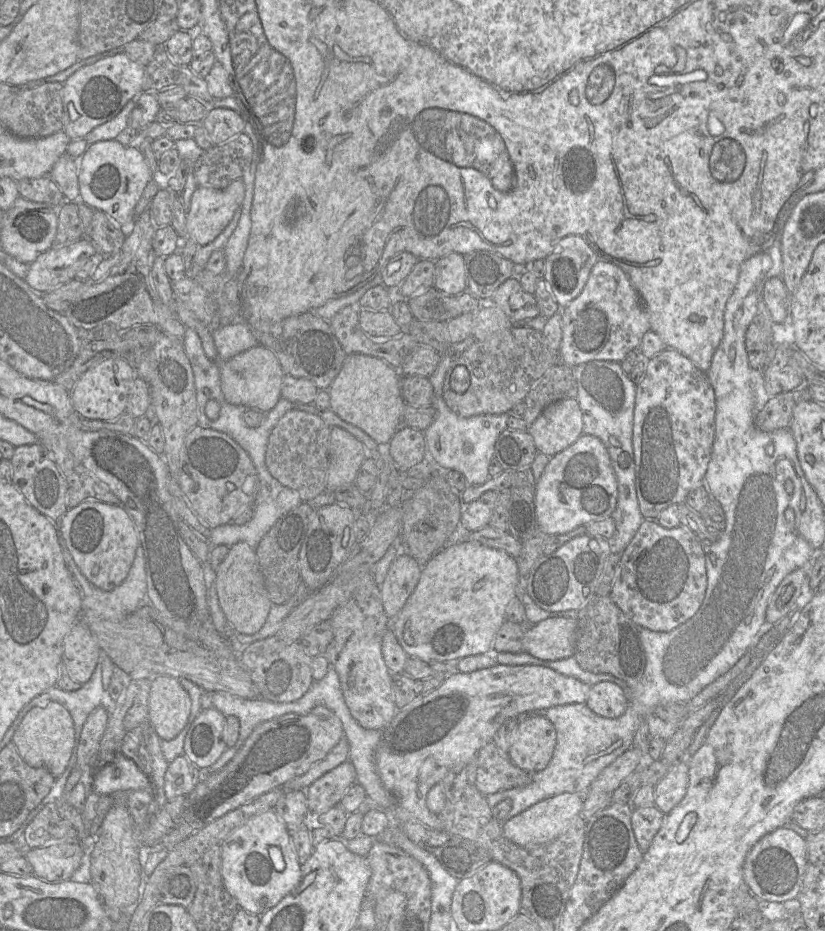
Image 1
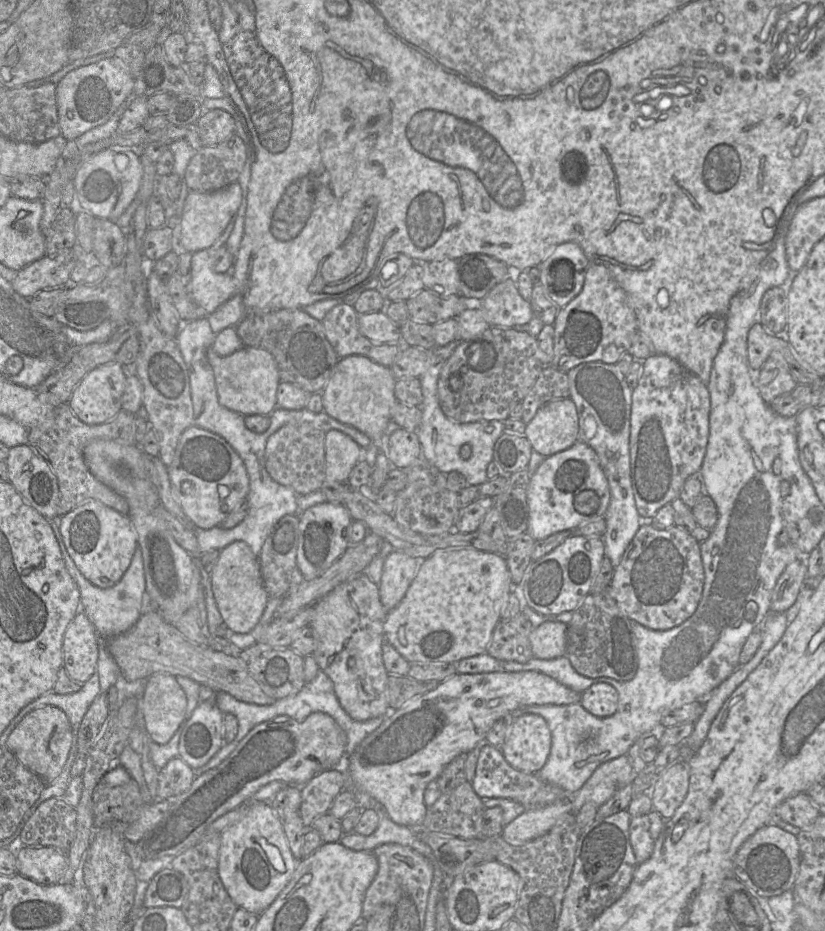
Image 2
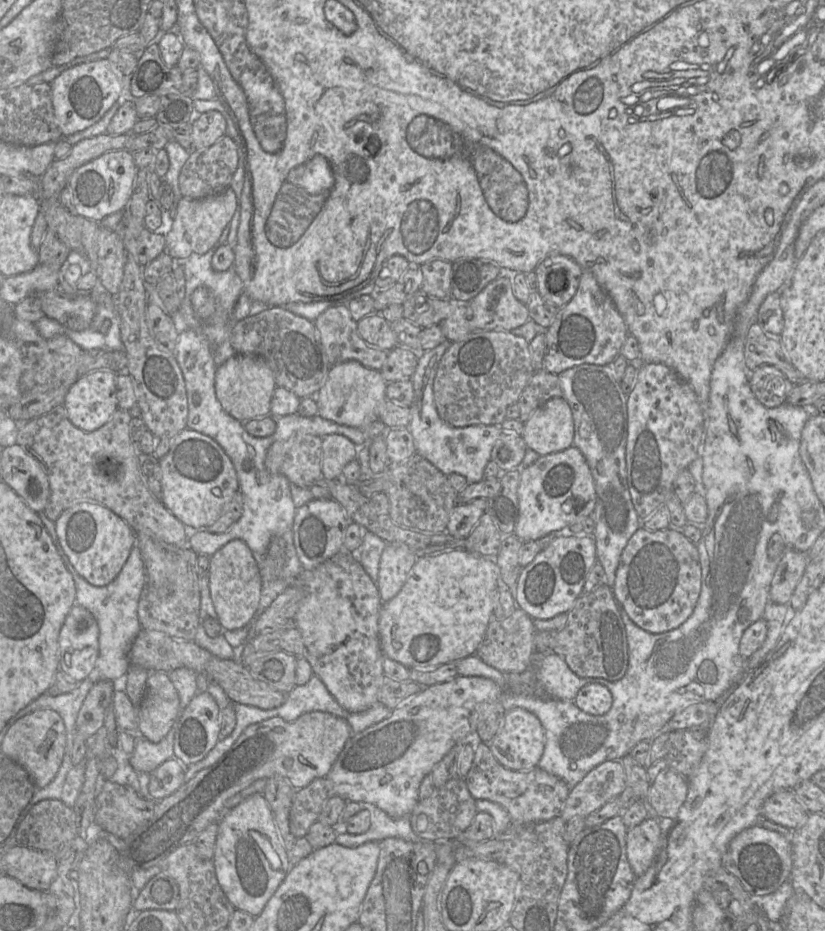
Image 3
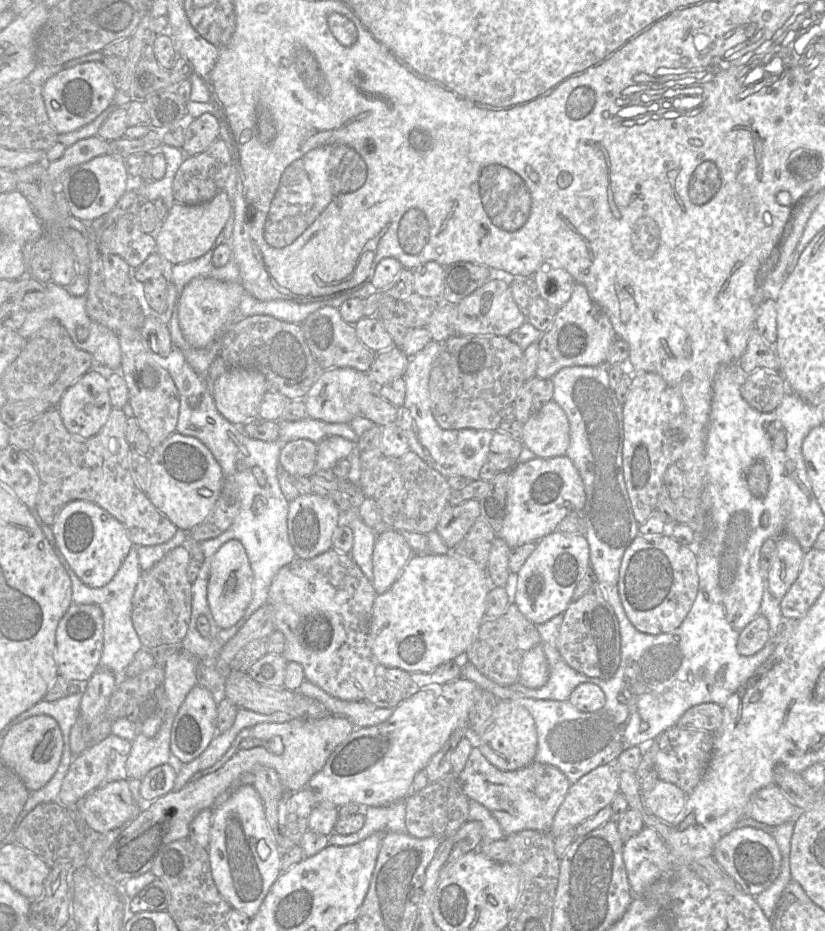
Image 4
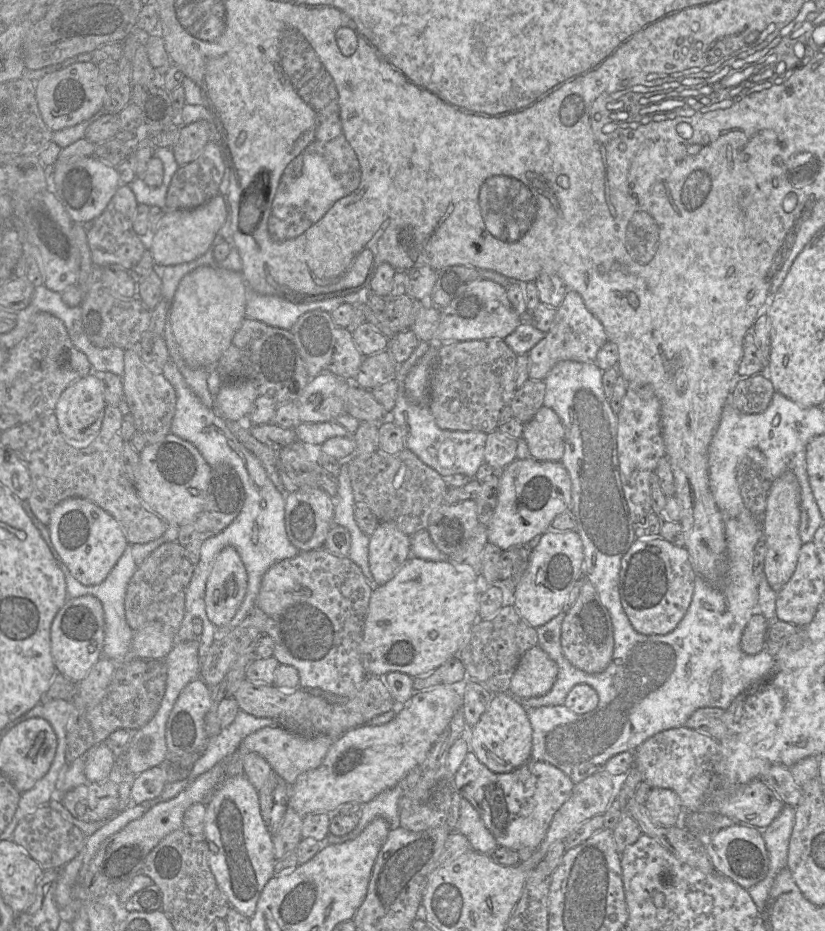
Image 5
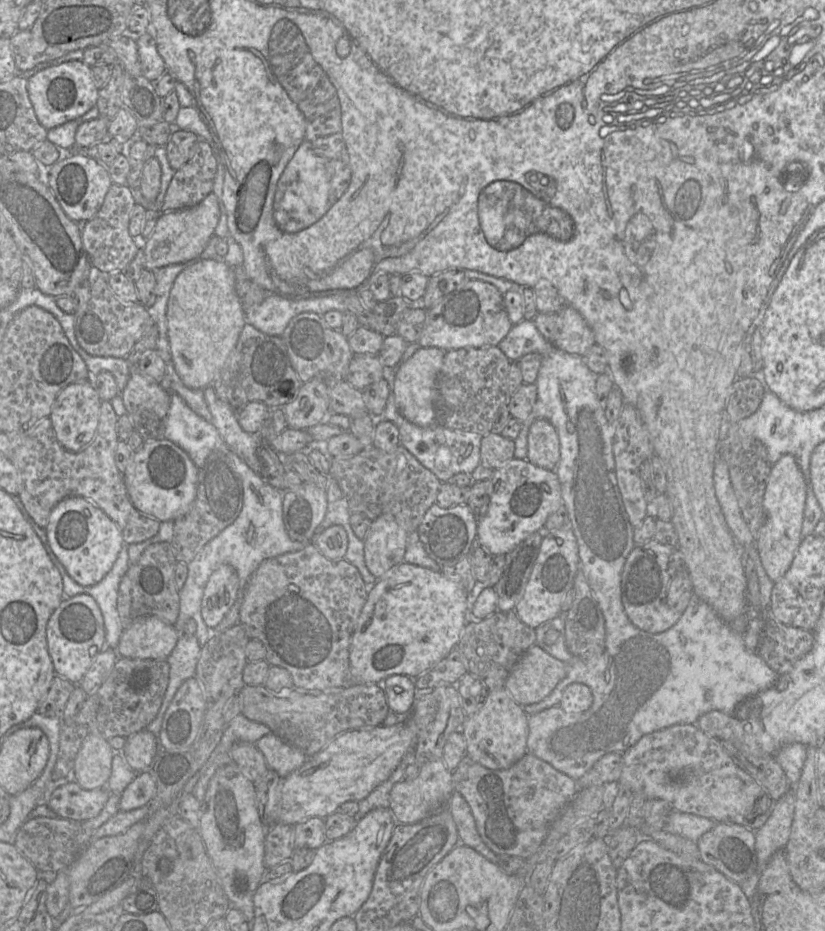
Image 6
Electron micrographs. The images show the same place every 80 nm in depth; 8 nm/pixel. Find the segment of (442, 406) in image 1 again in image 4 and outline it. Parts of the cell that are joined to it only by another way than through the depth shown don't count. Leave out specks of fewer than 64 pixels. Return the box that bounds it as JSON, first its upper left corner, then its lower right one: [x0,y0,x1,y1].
[395,341,495,480]

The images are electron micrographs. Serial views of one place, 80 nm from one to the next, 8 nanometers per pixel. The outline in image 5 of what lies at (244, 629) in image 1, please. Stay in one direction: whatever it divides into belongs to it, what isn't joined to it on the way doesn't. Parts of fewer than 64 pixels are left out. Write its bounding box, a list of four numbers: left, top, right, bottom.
[205,547,247,627]

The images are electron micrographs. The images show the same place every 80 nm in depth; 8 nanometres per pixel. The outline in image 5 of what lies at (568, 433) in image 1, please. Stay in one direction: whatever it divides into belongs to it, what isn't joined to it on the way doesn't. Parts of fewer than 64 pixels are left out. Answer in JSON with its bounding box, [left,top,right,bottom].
[524,406,565,462]

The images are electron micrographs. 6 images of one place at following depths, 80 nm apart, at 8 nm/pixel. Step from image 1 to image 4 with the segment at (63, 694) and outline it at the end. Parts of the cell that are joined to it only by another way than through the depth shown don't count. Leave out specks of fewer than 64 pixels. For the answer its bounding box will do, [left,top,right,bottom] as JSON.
[7,685,84,745]

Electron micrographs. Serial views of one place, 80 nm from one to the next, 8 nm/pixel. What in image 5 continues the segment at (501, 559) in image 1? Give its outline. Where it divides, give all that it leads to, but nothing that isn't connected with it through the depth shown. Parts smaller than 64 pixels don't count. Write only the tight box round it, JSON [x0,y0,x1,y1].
[361,558,478,677]

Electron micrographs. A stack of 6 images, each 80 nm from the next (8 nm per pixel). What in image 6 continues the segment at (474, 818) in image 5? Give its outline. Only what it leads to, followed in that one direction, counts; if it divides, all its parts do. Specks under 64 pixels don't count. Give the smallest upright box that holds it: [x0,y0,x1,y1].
[448,791,497,865]

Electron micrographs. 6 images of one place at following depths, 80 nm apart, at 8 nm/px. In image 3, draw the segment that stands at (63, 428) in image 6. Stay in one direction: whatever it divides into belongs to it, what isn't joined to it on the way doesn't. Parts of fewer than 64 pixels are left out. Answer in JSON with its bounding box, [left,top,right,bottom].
[63,369,118,432]

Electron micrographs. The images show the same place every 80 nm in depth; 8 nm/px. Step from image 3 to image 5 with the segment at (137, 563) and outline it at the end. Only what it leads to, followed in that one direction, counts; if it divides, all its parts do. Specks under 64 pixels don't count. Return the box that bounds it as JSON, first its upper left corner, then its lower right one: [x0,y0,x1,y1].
[50,544,137,663]

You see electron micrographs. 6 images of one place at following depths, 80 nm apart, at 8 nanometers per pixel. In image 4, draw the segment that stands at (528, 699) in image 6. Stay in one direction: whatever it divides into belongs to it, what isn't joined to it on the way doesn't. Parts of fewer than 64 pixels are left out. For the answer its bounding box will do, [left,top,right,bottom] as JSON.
[518,644,549,688]

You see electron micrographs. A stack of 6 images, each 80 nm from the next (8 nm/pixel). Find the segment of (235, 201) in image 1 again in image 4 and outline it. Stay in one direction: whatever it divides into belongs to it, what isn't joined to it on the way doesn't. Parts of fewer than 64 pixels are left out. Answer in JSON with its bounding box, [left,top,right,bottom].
[156,191,232,265]

